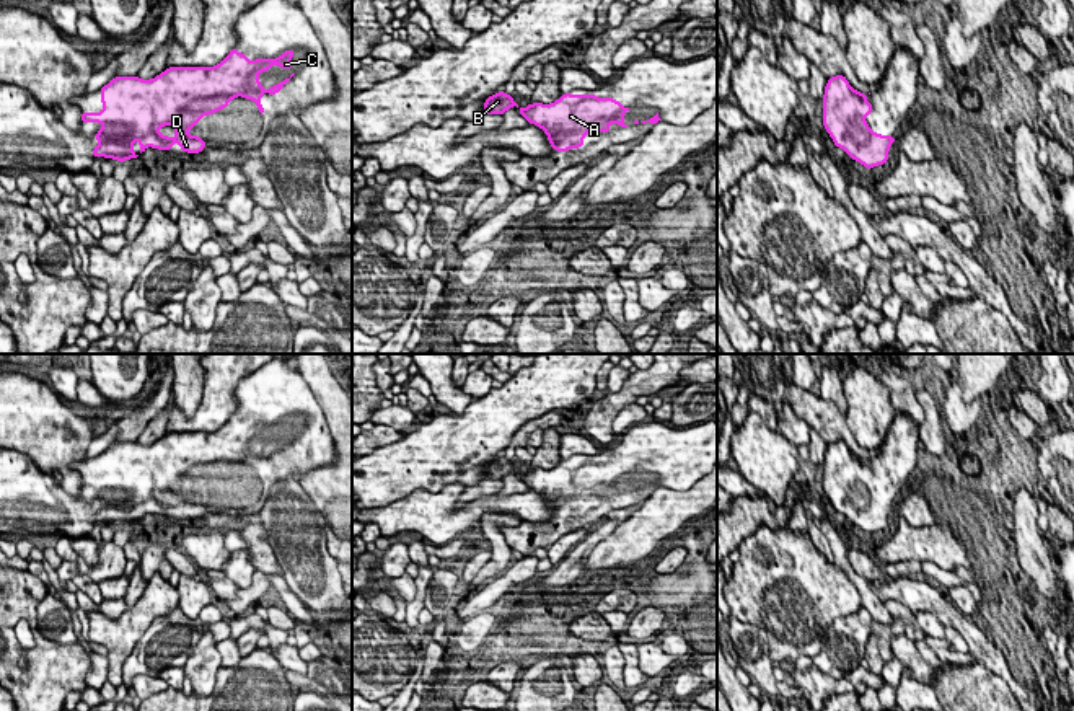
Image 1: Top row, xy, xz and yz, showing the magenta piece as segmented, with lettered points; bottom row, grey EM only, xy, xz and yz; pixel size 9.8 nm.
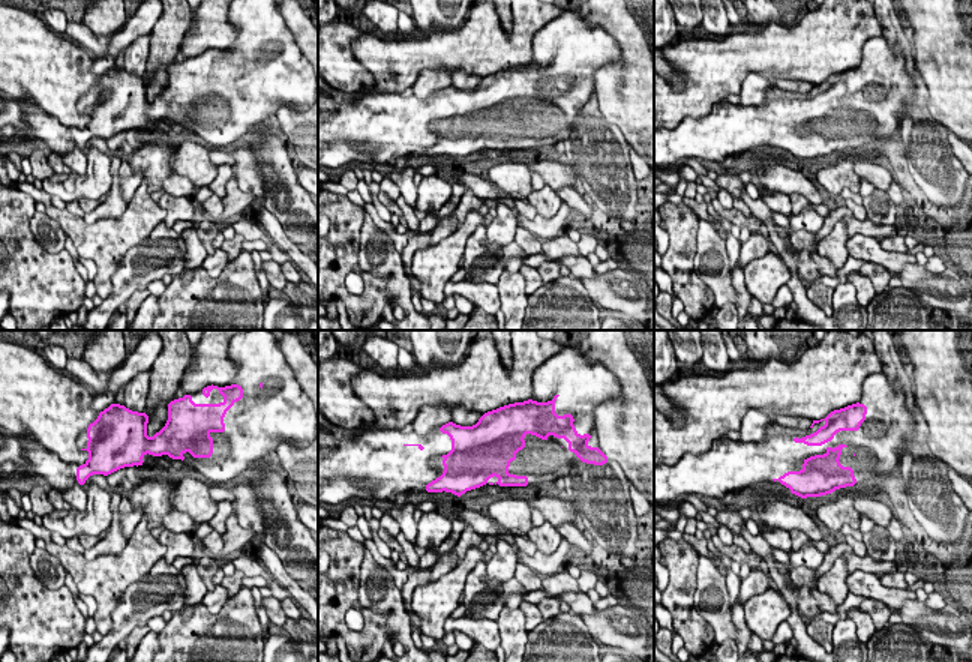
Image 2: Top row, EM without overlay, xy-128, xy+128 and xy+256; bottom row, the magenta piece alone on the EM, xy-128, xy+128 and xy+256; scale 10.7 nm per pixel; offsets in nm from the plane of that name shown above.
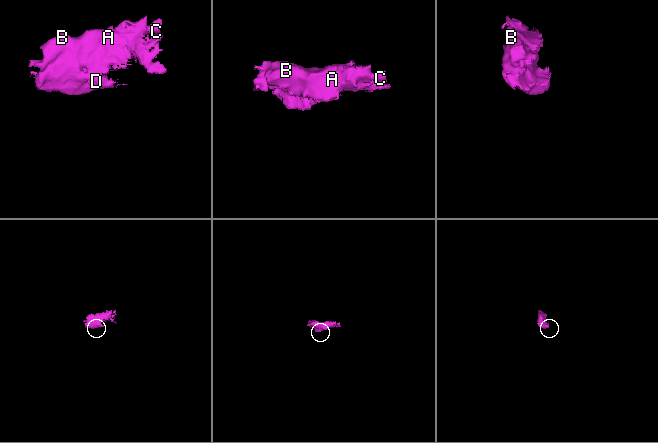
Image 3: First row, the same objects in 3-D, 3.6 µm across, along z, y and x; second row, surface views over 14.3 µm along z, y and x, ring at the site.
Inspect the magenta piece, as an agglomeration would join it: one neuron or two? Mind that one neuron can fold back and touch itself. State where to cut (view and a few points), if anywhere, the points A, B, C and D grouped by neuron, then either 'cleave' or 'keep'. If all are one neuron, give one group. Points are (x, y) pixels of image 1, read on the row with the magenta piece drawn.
cut none; groups A B C D; keep

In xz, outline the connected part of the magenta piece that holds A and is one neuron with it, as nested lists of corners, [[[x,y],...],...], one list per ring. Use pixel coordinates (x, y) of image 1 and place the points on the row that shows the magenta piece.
[[[499,91],[484,101],[484,114],[504,114],[512,106],[530,122],[544,130],[552,150],[567,152],[582,148],[583,137],[590,130],[611,132],[610,124],[621,127],[624,124],[624,108],[613,98],[600,98],[598,95],[570,95],[566,93],[551,104],[535,103],[520,108],[510,95]]]

